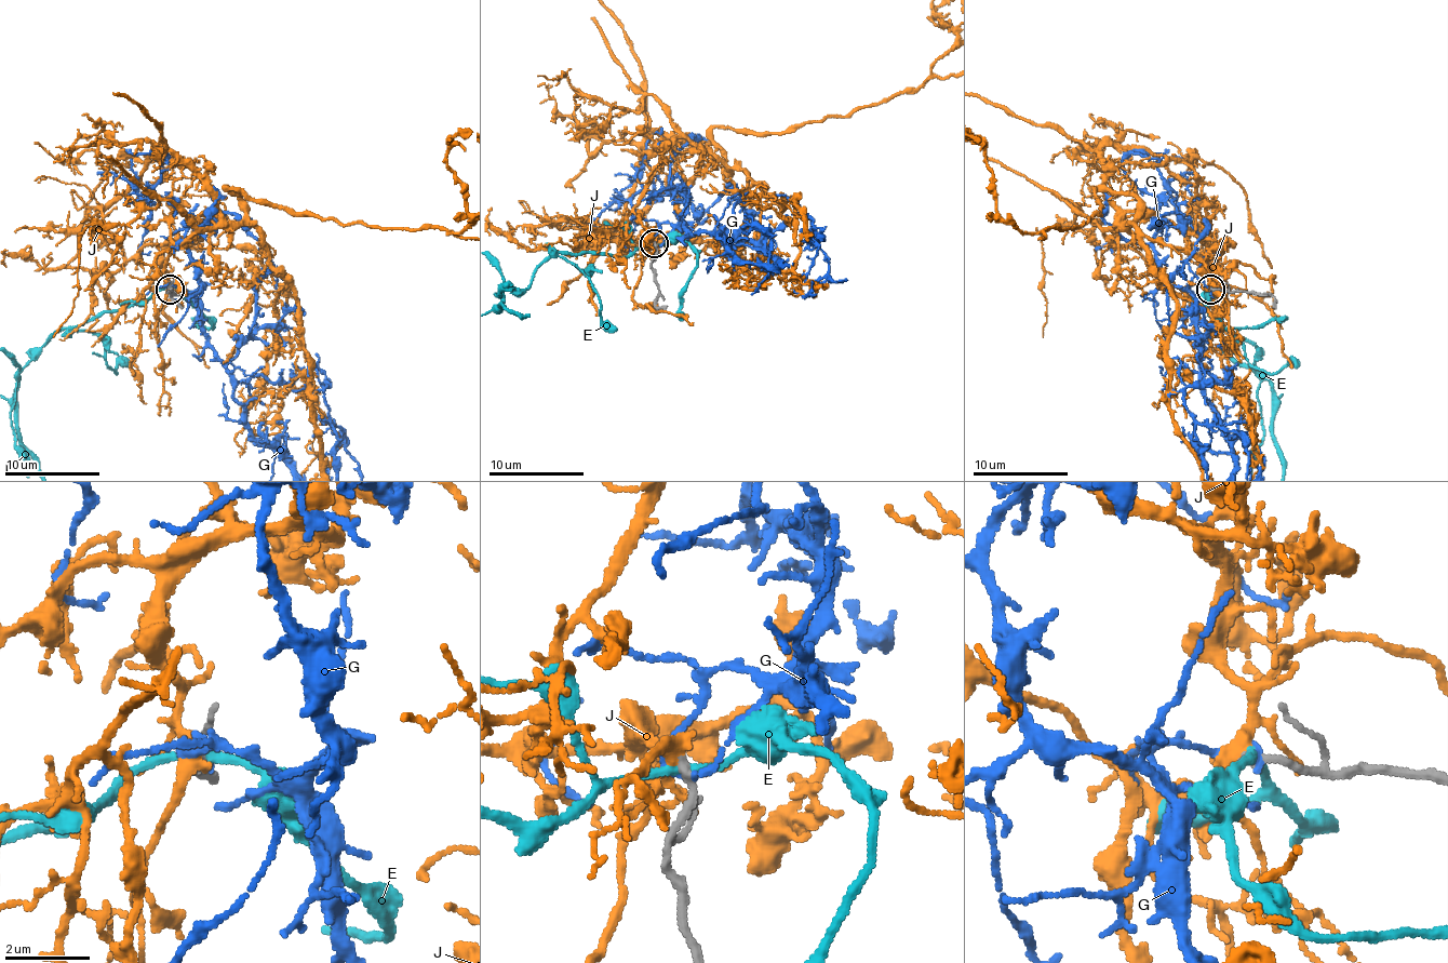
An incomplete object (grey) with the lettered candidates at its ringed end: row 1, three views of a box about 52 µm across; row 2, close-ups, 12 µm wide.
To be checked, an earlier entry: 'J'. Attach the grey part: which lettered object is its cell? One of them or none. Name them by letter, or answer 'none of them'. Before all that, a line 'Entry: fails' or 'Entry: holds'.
Entry: fails
none of them

